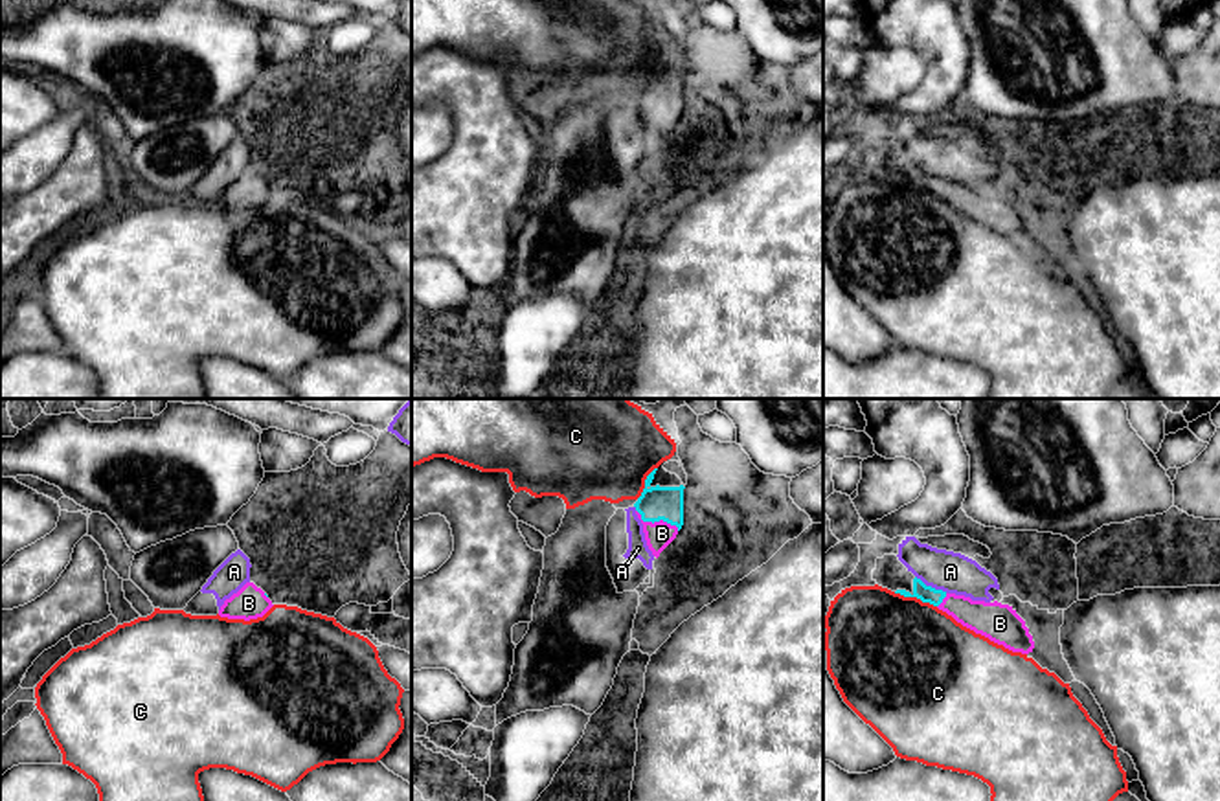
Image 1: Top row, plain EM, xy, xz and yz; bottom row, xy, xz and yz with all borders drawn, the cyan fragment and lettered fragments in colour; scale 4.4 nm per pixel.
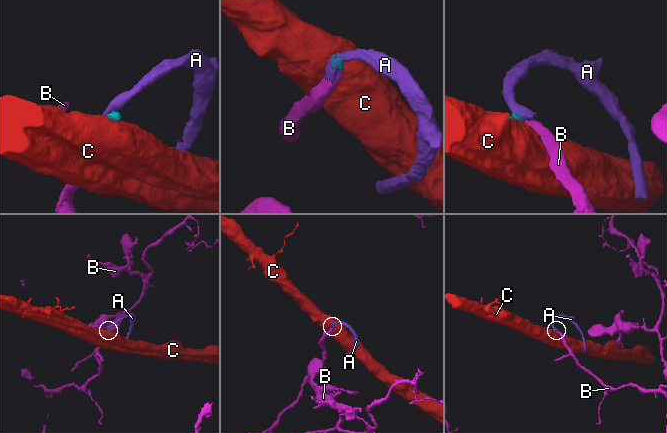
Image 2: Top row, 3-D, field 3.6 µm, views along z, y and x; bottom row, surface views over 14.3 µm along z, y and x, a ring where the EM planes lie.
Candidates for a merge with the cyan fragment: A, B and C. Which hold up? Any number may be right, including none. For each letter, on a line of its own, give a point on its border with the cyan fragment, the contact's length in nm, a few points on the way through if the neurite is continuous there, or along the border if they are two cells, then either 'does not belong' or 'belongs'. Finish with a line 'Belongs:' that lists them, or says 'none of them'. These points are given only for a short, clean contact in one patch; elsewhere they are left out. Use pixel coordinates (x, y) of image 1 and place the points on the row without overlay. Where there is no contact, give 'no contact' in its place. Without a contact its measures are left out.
A: contact yz (930, 175); length 160 nm; border yz (915, 164), (926, 173), (947, 180); does not belong
B: contact xz (656, 109); length 220 nm; way xz (655, 92), (656, 109), (658, 124); belongs
C: contact yz (915, 184); length 200 nm; border yz (893, 180), (904, 186), (919, 186), (936, 195); does not belong
Belongs: B

